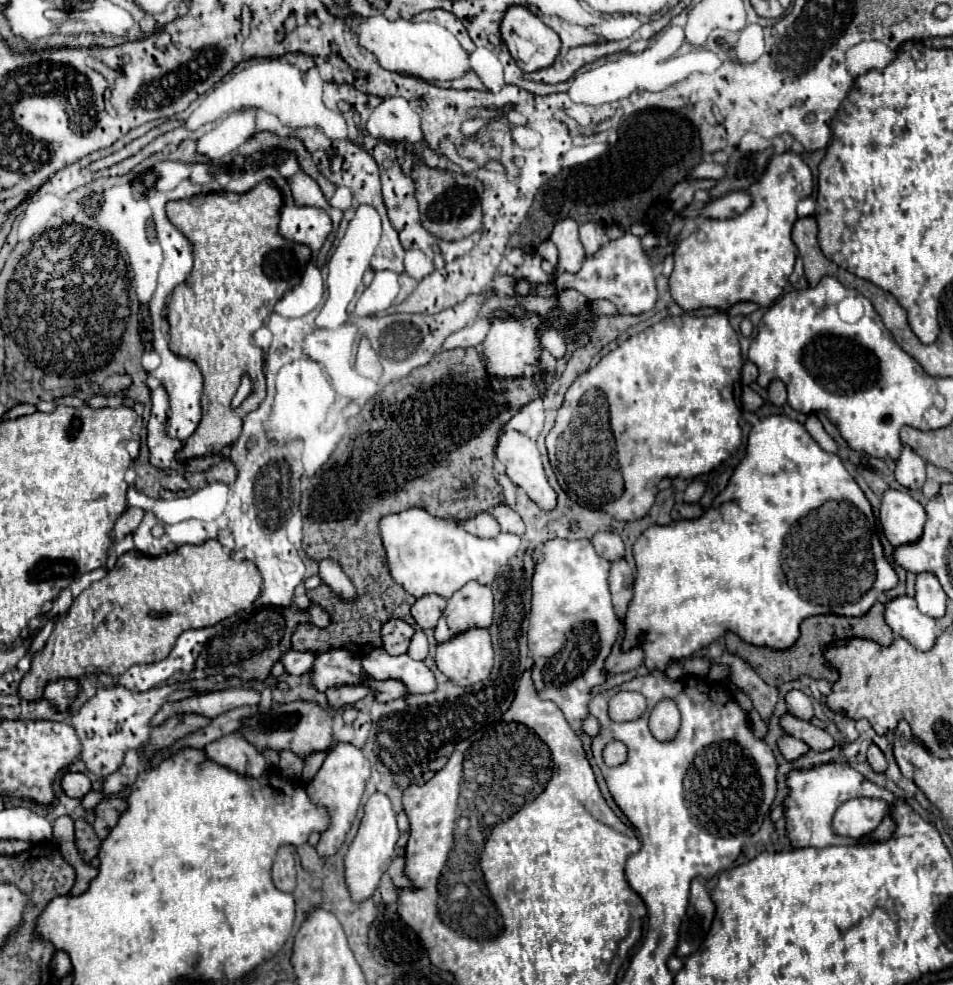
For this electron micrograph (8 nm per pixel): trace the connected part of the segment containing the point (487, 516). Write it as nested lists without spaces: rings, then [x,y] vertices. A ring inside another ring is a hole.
[[[479,513],[479,517],[473,517],[471,521],[463,523],[465,531],[481,537],[481,539],[489,539],[489,537],[497,537],[499,535],[499,523],[491,517],[491,513]]]

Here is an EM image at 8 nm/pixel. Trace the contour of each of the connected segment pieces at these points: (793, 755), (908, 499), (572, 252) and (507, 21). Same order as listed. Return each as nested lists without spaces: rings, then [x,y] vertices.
[[[783,735],[783,737],[777,741],[777,747],[779,747],[781,755],[783,755],[787,761],[793,761],[793,759],[797,759],[797,757],[801,757],[803,753],[809,751],[809,747],[807,747],[803,741],[799,741],[799,739],[791,737],[791,735]]]
[[[889,489],[883,495],[881,525],[891,545],[901,547],[917,543],[923,535],[925,519],[927,515],[923,505],[915,501],[909,493]]]
[[[563,219],[555,225],[551,233],[551,241],[559,249],[559,267],[557,273],[577,273],[581,263],[585,261],[585,249],[579,241],[577,223],[573,219]]]
[[[511,7],[501,21],[503,41],[507,43],[513,59],[517,59],[517,49],[515,49],[511,33],[517,33],[519,37],[533,41],[539,49],[543,49],[545,51],[545,67],[549,67],[555,61],[555,57],[559,55],[559,47],[561,47],[559,35],[553,29],[549,29],[527,7]]]

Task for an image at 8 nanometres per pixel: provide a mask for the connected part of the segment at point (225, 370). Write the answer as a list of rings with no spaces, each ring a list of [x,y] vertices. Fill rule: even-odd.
[[[271,179],[261,181],[249,193],[207,193],[195,195],[183,201],[167,203],[167,219],[189,239],[193,245],[195,265],[189,277],[175,287],[169,301],[169,347],[175,355],[191,359],[203,373],[203,421],[199,429],[183,443],[183,453],[187,459],[217,455],[225,445],[233,445],[241,433],[243,417],[257,409],[265,399],[265,375],[263,375],[263,351],[255,347],[253,333],[263,325],[263,321],[273,313],[275,303],[289,291],[295,283],[301,281],[303,269],[311,259],[311,249],[297,243],[297,265],[295,265],[295,243],[279,235],[279,215],[281,215],[281,193],[277,191]],[[243,375],[249,375],[253,381],[251,395],[237,407],[231,409],[231,399],[239,387]]]

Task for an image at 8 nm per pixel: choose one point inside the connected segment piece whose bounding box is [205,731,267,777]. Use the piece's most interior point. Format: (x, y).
(235, 751)

